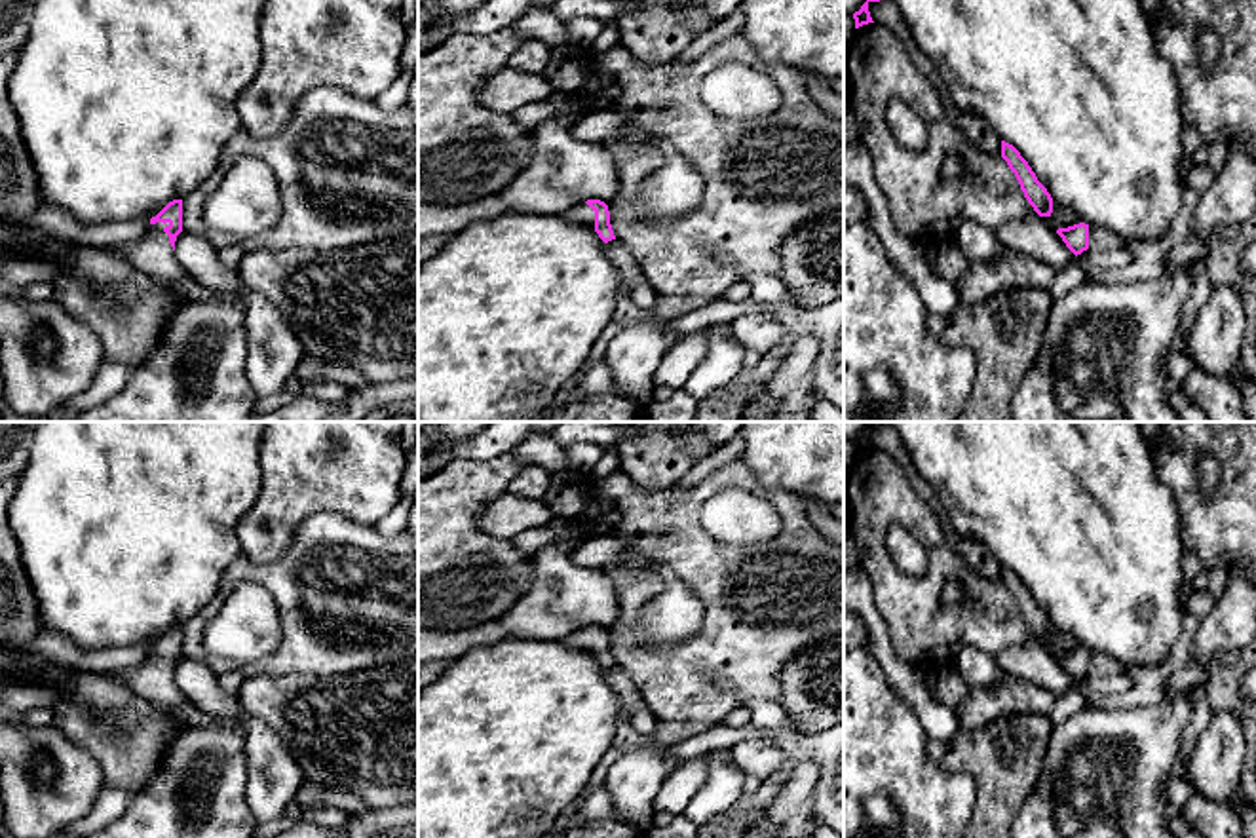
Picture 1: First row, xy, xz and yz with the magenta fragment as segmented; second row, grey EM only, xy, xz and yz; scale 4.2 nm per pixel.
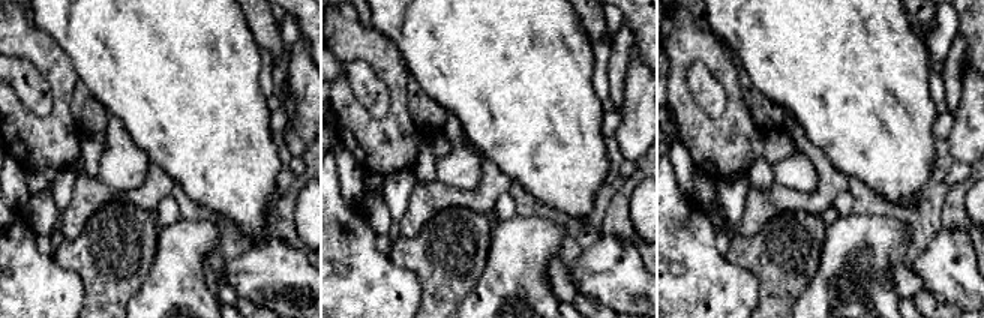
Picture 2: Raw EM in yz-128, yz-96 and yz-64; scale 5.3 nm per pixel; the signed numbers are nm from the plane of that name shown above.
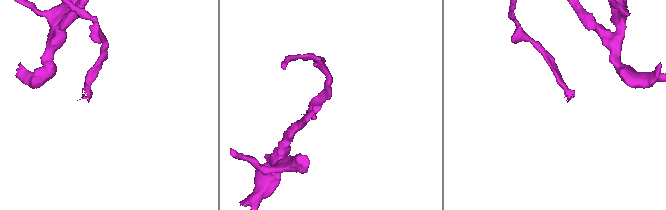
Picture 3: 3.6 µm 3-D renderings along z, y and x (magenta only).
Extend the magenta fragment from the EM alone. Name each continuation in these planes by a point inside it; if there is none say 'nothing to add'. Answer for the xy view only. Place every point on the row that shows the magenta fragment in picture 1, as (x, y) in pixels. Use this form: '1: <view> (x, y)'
1: xy (152, 253)

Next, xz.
1: xz (582, 213)

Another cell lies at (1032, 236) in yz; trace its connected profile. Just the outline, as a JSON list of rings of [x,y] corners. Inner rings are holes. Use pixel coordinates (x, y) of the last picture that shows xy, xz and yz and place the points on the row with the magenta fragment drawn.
[[[1037,217],[1003,224],[996,230],[996,236],[1005,249],[1047,262],[1056,272],[1075,264],[1075,255],[1066,247],[1062,238]]]

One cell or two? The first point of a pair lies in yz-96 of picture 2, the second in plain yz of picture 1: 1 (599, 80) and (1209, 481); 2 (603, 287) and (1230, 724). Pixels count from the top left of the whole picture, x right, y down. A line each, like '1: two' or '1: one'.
1: one
2: one

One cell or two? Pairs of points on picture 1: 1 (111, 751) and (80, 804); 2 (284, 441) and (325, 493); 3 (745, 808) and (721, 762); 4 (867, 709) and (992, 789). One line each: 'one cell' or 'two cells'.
1: two cells
2: one cell
3: two cells
4: two cells

